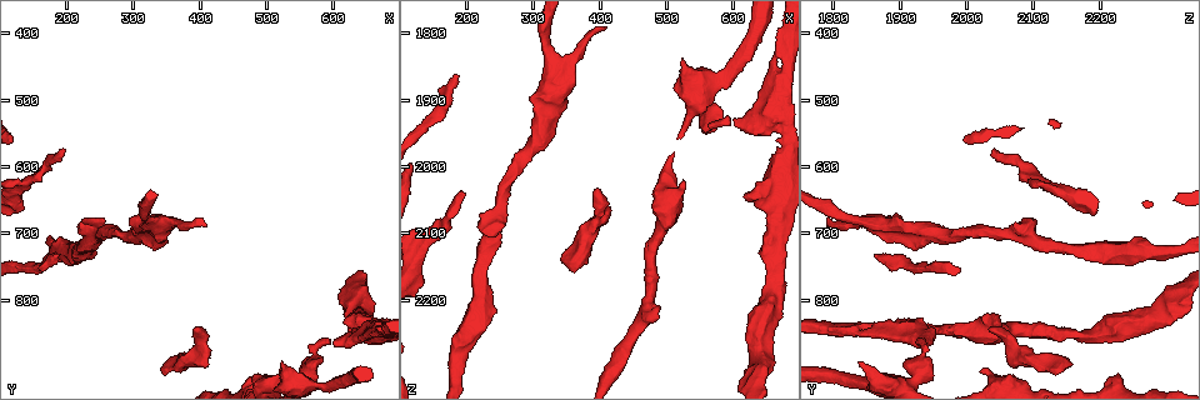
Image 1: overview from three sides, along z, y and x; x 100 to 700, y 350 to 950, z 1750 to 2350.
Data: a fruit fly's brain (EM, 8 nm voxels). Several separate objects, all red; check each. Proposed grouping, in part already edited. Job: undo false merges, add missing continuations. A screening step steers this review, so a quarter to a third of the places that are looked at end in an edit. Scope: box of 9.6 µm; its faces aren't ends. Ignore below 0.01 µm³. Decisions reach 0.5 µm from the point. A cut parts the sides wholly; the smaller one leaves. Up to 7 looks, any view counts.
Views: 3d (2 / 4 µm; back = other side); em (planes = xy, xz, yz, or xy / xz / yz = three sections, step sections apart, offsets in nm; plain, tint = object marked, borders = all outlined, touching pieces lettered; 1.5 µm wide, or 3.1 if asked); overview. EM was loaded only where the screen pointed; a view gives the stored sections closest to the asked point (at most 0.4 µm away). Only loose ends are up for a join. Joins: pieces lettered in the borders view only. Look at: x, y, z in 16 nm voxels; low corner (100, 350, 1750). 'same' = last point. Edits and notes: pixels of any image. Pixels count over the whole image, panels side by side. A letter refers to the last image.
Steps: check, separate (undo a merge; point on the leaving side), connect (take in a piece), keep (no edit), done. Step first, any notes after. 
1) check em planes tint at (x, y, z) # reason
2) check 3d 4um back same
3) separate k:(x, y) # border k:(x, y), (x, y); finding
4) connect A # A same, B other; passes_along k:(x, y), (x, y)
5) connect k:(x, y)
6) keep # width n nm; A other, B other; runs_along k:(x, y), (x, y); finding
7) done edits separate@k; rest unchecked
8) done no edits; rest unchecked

check em yz step 8 borders at (570, 880, 1935) # sharp bend

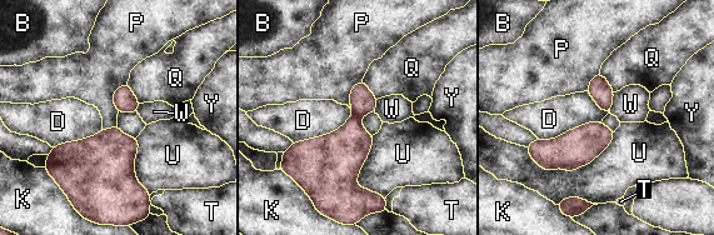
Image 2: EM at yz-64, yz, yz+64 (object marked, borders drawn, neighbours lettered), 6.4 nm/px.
separate 2:(344, 151) # width 180 nm; B other, D other, K other, P other, Q other, T other, U other, W other, Y other; border 2:(354, 115), (360, 119); a second neuron is stuck on

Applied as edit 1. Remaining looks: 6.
check em planes borders at (410, 880, 2065)

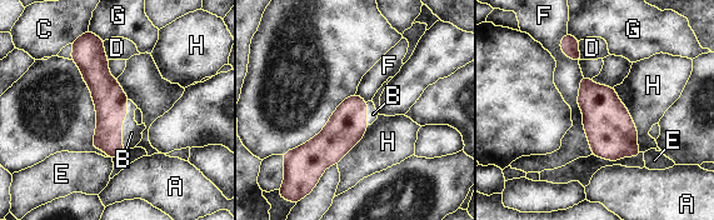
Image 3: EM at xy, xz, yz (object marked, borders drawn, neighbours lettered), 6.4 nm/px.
connect B # A other, B same, C other, D other, E other, F other, G other, H other; passes_along 3:(109, 99), (121, 125), (131, 133); it goes on there

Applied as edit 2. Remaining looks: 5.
check overview

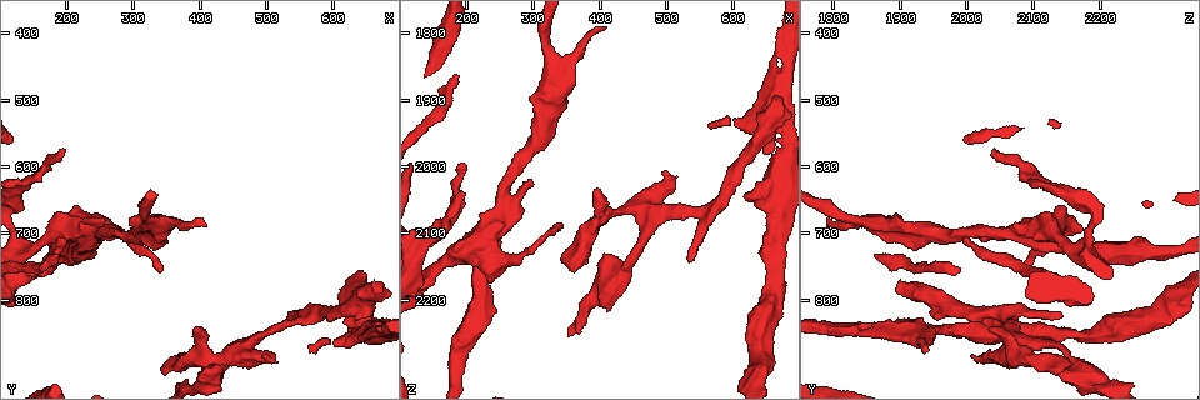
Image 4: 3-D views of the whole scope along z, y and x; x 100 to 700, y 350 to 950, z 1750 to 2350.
check em planes plain at (410, 690, 1785) # branch stops here

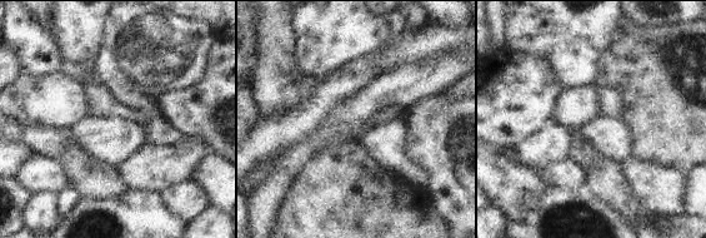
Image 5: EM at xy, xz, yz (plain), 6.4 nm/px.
check em planes borders same # see the neighbours

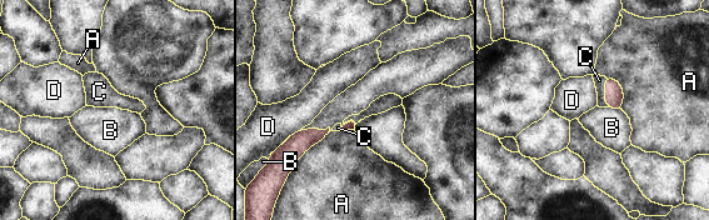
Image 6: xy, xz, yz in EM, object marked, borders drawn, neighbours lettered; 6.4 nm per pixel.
connect C # A other, B other, C same, D other; passes_along 6:(614, 96), (605, 93), (599, 80); the neuron continues

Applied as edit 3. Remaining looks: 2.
done edits separate@2, connect@3, connect@6; rest unchecked

